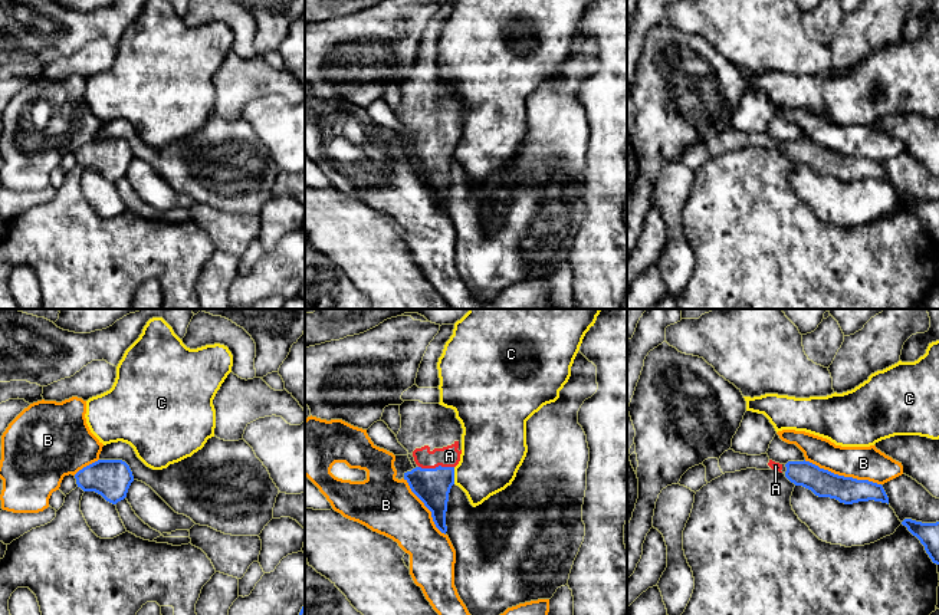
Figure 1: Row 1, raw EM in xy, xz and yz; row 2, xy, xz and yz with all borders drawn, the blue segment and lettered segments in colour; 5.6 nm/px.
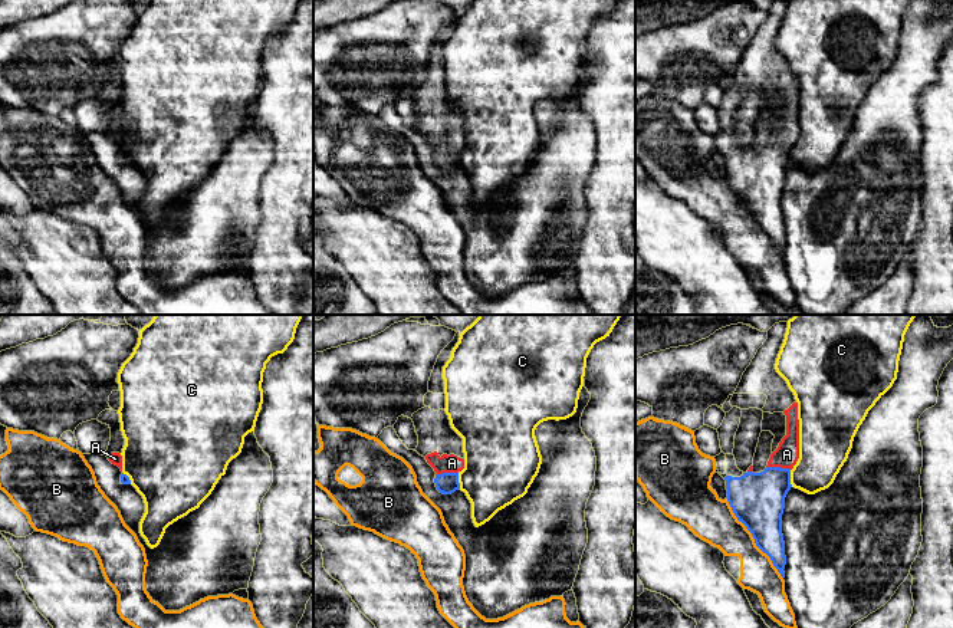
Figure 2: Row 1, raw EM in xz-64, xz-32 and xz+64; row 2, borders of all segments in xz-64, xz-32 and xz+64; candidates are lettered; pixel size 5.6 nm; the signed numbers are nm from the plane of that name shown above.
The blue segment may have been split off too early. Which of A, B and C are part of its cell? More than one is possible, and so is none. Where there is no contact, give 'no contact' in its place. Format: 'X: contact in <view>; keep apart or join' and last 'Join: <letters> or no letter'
A: contact in xz; join
B: contact in yz; keep apart
C: contact in xz; keep apart
Join: A

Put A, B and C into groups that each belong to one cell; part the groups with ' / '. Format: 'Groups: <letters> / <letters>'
Groups: A / B / C

